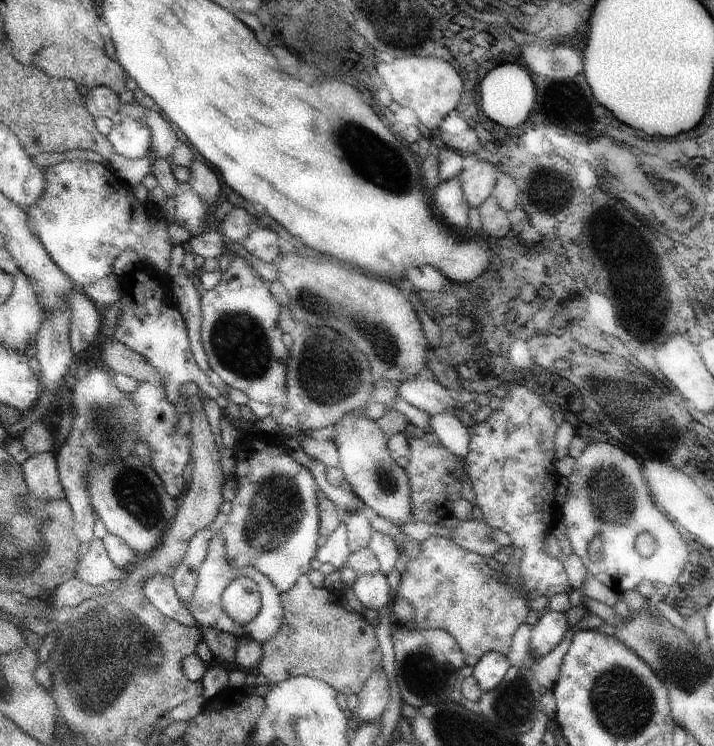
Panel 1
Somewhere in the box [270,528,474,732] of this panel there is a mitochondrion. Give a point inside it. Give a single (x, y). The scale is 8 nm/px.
(416, 662)

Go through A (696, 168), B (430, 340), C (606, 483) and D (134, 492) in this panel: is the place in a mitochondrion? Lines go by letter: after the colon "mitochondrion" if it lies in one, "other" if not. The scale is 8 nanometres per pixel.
A: other
B: other
C: mitochondrion
D: mitochondrion

